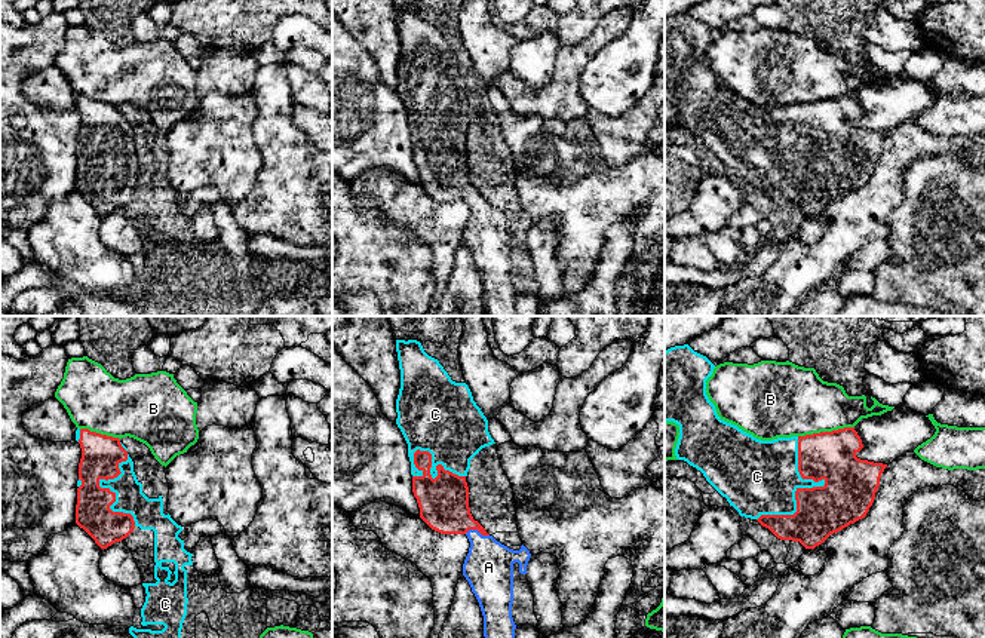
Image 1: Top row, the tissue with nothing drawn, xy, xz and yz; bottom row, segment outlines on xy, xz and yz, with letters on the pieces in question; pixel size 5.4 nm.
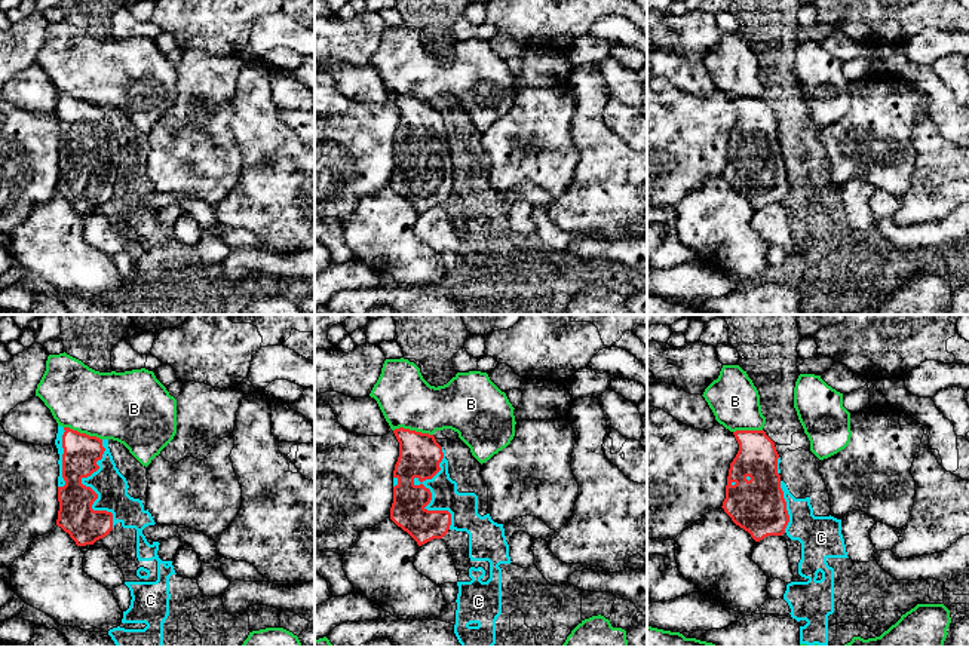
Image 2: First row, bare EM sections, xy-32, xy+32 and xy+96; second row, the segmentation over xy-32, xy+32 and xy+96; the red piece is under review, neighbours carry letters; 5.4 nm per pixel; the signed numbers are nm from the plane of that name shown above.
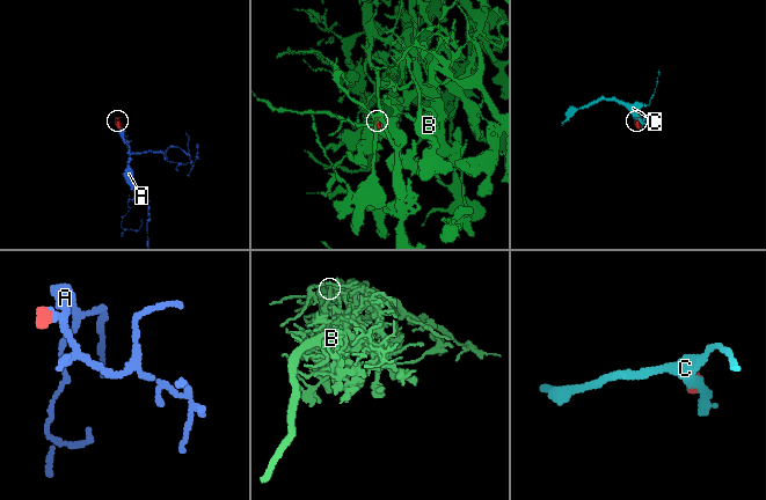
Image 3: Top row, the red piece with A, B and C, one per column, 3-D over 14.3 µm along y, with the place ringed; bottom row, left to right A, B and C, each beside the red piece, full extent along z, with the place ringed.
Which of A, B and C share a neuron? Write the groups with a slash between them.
A C / B

